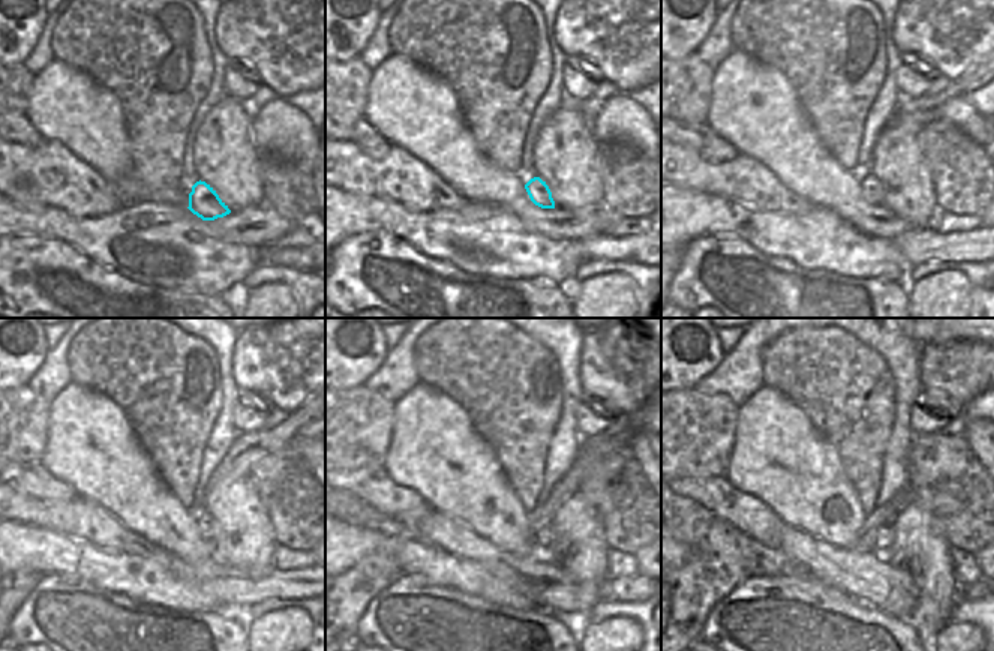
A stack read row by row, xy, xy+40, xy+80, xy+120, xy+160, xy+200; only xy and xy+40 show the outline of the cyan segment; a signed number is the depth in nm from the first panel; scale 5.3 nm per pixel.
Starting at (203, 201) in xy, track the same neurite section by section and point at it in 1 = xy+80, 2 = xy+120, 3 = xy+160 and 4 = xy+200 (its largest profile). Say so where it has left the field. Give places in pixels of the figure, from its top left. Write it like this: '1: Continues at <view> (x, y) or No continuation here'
1: Continues at xy+80 (873, 191)
2: Continues at xy+120 (203, 522)
3: Continues at xy+160 (543, 539)
4: Continues at xy+200 (885, 534).

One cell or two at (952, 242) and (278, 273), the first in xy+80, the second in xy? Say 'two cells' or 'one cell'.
two cells

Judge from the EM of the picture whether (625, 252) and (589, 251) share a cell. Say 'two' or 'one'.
one

